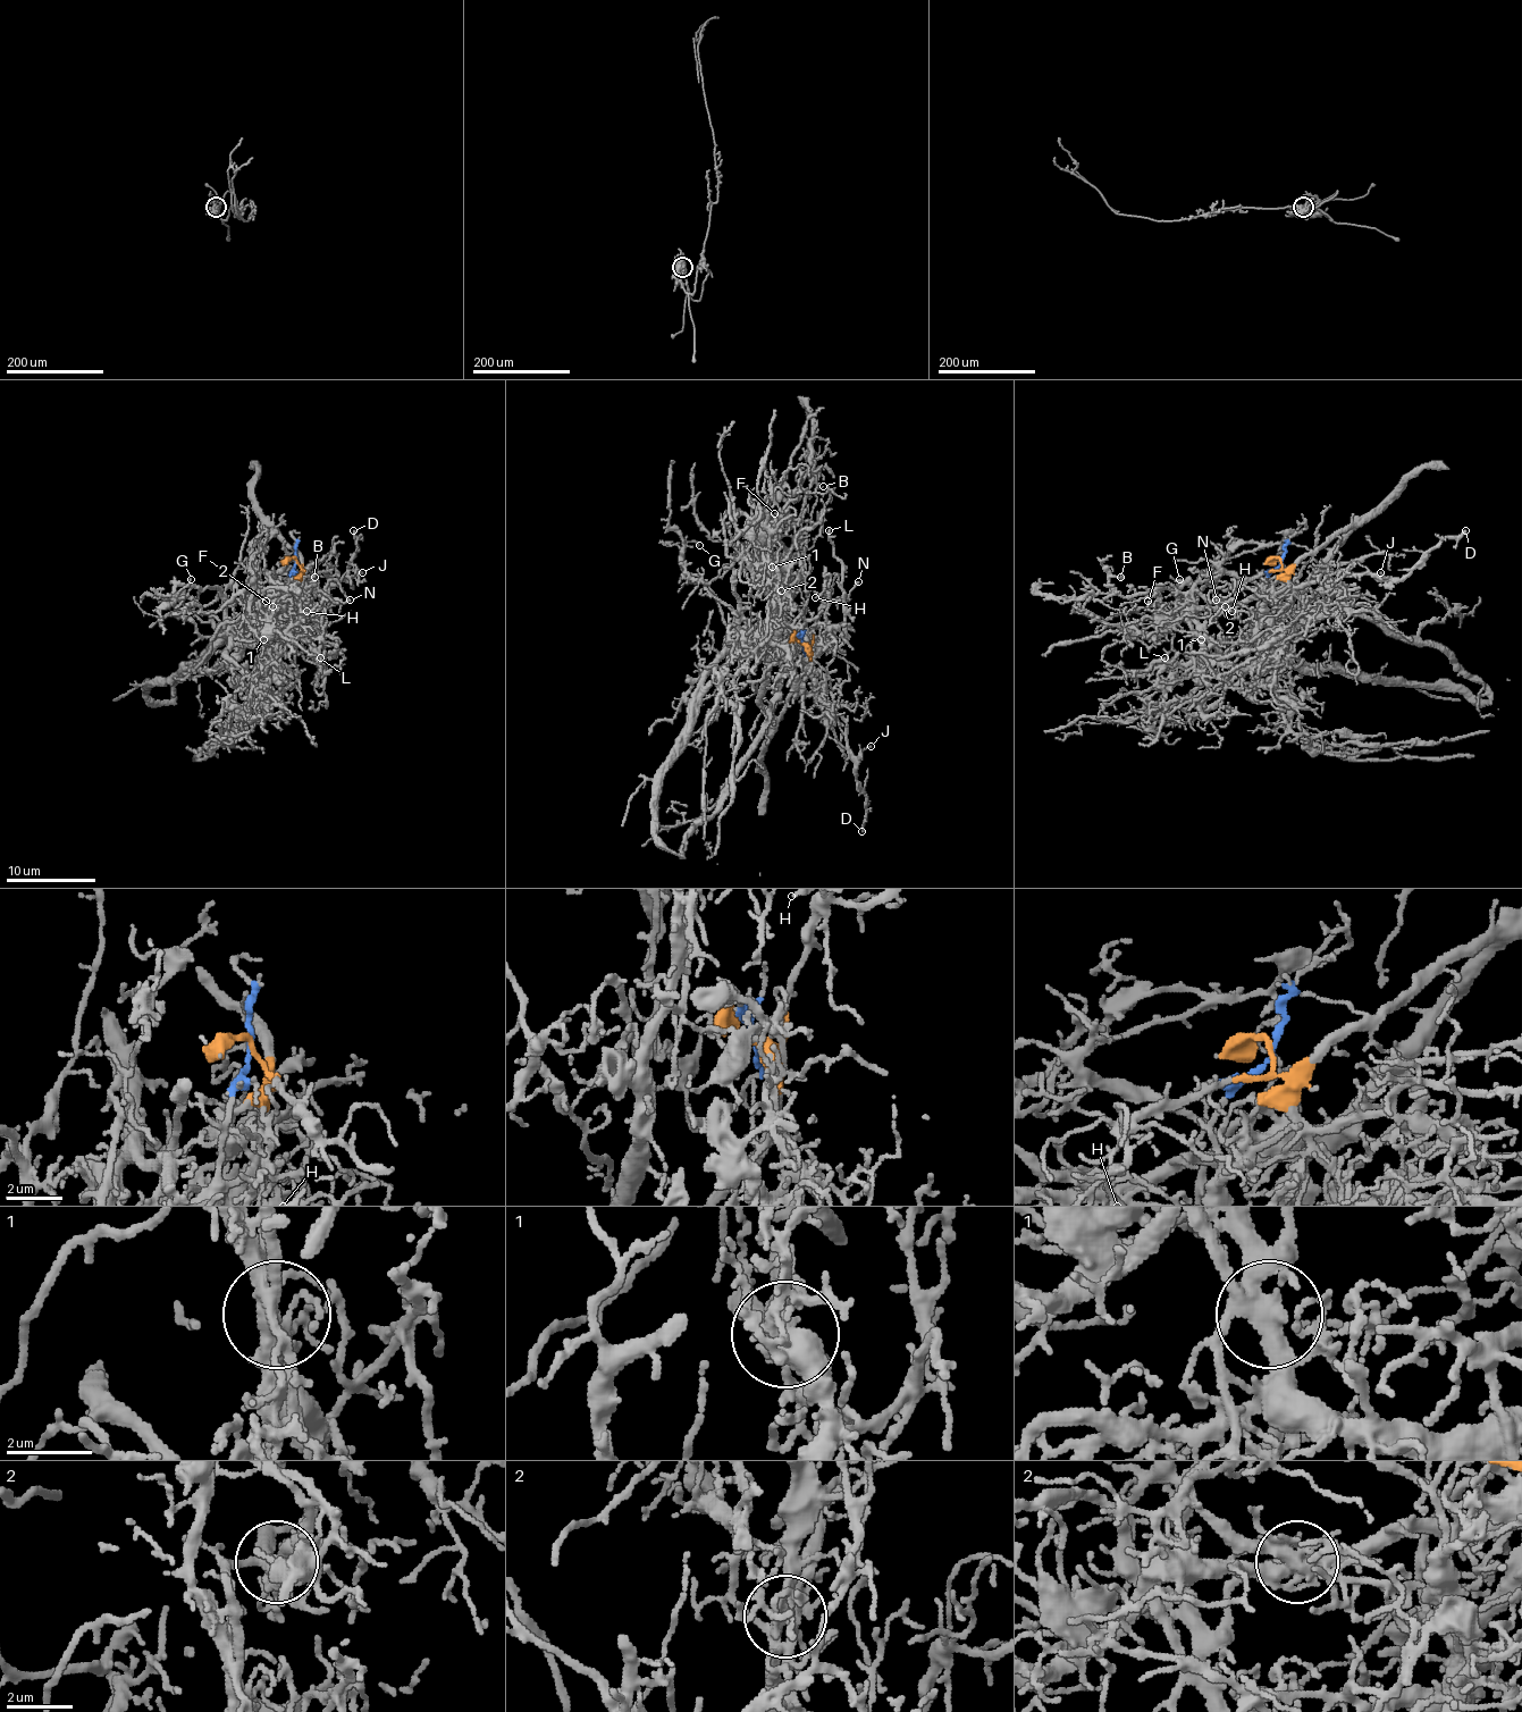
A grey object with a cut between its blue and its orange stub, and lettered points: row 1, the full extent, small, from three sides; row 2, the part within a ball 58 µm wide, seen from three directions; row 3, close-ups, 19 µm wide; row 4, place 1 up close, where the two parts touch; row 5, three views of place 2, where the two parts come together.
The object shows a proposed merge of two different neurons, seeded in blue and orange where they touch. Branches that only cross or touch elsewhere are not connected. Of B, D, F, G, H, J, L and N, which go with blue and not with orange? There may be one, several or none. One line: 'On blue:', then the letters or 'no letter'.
On blue: B, G, L

